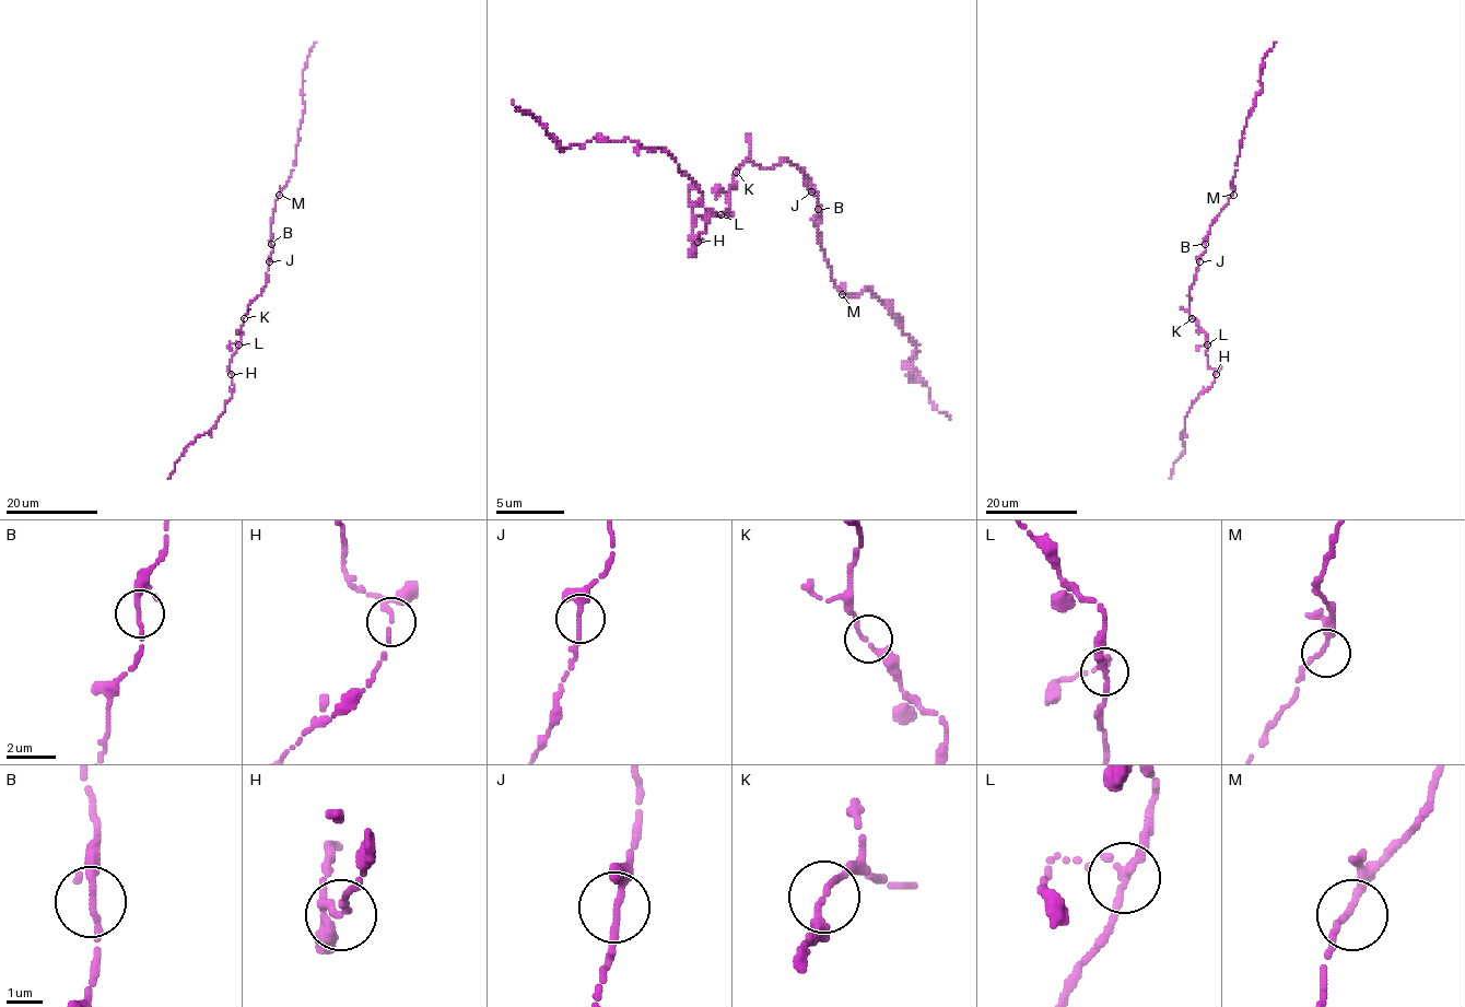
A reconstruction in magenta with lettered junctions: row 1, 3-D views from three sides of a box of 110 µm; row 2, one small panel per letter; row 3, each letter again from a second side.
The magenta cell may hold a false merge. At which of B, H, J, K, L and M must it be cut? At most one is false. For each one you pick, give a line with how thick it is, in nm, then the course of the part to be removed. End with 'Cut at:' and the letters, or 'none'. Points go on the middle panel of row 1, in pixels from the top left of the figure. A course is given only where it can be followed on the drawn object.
Cut at: none

